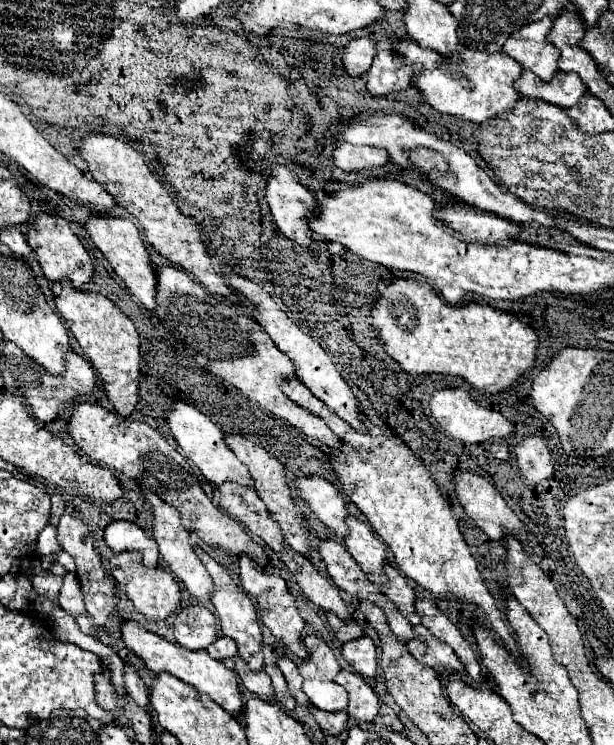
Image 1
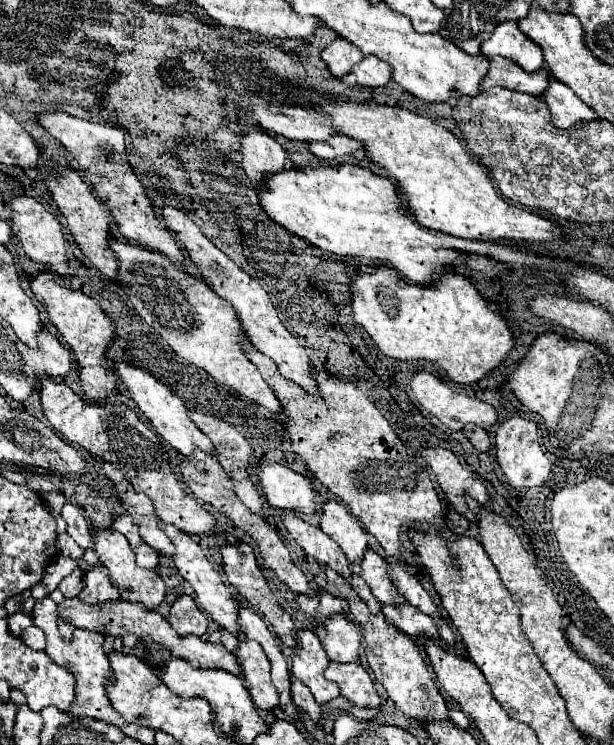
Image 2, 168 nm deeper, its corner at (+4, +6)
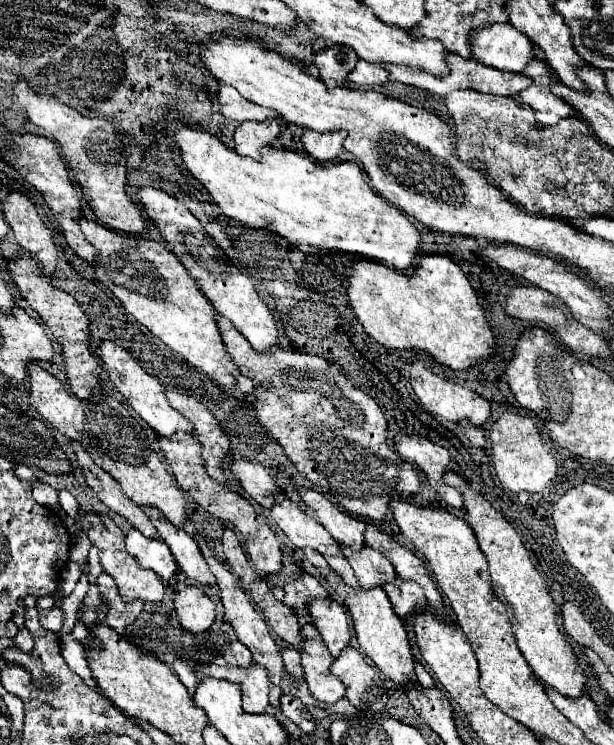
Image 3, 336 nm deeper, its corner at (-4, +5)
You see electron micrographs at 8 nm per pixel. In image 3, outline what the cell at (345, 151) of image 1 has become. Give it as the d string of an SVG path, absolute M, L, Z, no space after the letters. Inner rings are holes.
M304 130L302 144L304 144L304 150L318 162L330 162L342 152L344 138L346 138L344 130L324 132L324 134L314 130Z

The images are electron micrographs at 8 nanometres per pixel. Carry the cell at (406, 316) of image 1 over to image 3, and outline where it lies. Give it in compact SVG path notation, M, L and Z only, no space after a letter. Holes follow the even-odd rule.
M444 254L422 258L414 274L402 274L378 262L360 260L348 276L348 298L368 336L384 348L418 348L452 370L478 366L496 352L494 332L484 308L478 304L476 290L460 266Z

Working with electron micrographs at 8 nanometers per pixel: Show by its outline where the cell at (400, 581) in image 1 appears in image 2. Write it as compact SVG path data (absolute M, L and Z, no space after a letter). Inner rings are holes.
M368 549L368 551L364 553L364 559L362 559L358 565L352 563L350 567L352 567L352 571L354 571L356 575L360 575L360 577L368 583L372 595L374 595L380 603L400 605L400 603L404 601L404 597L396 591L394 583L390 581L388 571L386 571L386 565L388 565L388 563L386 563L376 551Z

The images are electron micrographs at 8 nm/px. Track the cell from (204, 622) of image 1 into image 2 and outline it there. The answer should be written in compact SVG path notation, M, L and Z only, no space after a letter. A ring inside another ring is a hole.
M180 595L172 603L168 621L178 635L198 635L198 637L202 637L206 633L206 615L198 609L194 599L188 597L188 595Z

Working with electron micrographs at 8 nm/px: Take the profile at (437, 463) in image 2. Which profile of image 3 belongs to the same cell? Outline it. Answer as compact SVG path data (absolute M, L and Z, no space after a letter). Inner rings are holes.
M416 436L396 438L394 446L402 458L416 462L426 472L432 488L440 494L440 498L444 502L448 502L450 506L454 506L458 510L464 510L464 500L462 500L460 492L456 488L450 488L444 484L442 474L446 474L446 472L462 474L458 462L450 456L450 452L444 446L434 444L426 438L416 438Z

